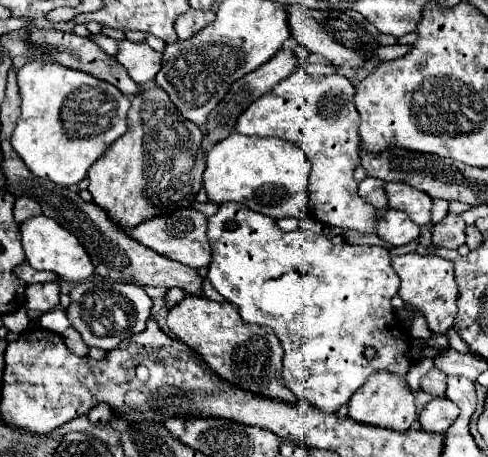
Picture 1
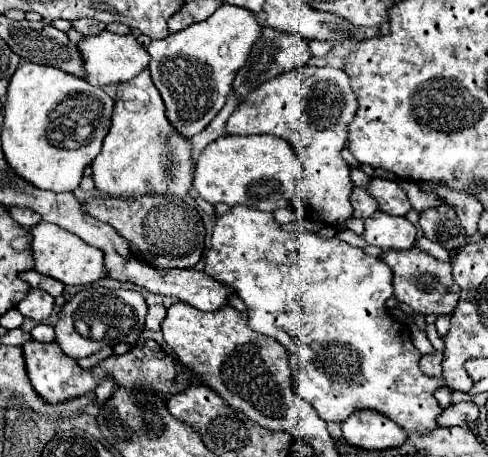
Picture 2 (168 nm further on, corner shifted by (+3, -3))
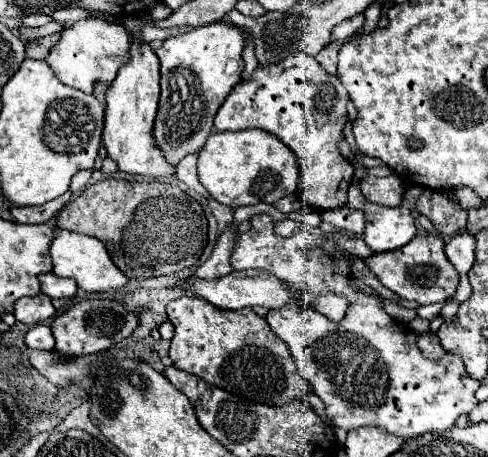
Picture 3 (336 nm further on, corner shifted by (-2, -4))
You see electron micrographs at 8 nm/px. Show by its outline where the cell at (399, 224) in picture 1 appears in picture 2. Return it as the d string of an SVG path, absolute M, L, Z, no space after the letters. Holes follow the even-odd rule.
M376 211L372 217L364 219L364 239L368 245L380 249L398 249L390 245L404 245L410 249L416 243L416 227L406 217L394 217L382 211Z

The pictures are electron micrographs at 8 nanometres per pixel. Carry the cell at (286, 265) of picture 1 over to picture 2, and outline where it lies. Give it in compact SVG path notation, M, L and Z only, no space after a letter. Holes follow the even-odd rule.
M236 205L230 209L230 213L222 215L216 219L216 225L214 225L214 233L212 233L212 249L206 253L206 269L204 269L210 277L214 277L216 281L220 283L226 283L230 289L234 289L238 293L238 297L244 301L246 309L248 309L248 325L258 331L258 333L264 333L264 335L270 335L274 337L276 341L280 341L288 355L290 355L290 365L292 365L292 371L294 371L294 379L296 379L296 389L298 393L318 411L318 415L324 419L324 421L334 421L334 423L342 423L348 415L352 415L354 411L360 411L360 409L370 409L370 411L380 411L382 415L386 415L388 419L392 419L394 423L398 423L406 433L416 433L416 435L422 435L422 433L428 433L428 431L434 431L438 429L438 415L440 411L444 411L434 393L440 389L440 387L446 387L444 379L432 379L428 375L424 375L418 367L418 361L422 357L420 351L416 351L416 347L412 345L412 339L410 339L410 333L408 329L404 329L404 325L400 325L396 319L392 319L386 311L386 301L392 297L392 271L386 263L382 263L378 257L370 257L366 255L362 249L358 247L352 247L344 241L338 241L338 239L324 239L324 237L318 237L316 233L302 233L302 231L284 231L272 213L264 213L264 211L256 211L256 209L248 209L244 205Z

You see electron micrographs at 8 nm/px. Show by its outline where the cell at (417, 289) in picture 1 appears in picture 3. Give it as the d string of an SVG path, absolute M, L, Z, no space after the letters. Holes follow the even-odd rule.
M419 234L399 250L369 256L365 264L385 288L393 290L403 300L415 300L419 304L433 304L433 302L443 304L457 292L459 286L459 272L447 260L443 252L443 240L437 234Z

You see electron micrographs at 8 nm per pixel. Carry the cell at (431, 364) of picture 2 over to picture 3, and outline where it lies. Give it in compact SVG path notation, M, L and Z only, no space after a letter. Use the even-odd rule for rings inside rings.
M433 332L417 336L417 344L419 344L423 356L429 360L439 360L445 354L445 350L441 348L441 342L437 340L437 334L433 334Z

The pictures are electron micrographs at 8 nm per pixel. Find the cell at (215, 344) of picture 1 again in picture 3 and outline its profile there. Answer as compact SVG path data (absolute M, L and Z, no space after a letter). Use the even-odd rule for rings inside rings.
M183 296L167 304L167 316L175 326L169 348L175 368L191 372L207 384L231 394L267 406L285 406L311 392L309 384L299 376L287 344L277 338L265 318L257 316L251 308L225 312L213 308L213 304L205 304L201 298Z

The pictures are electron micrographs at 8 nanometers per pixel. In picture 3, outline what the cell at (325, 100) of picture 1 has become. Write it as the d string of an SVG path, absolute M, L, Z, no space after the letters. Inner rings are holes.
M297 52L277 66L257 68L247 82L239 82L233 94L217 112L219 132L261 128L283 140L299 158L299 192L315 212L341 208L347 204L347 190L353 182L353 164L339 152L347 116L349 94L341 80L325 72L315 58Z

